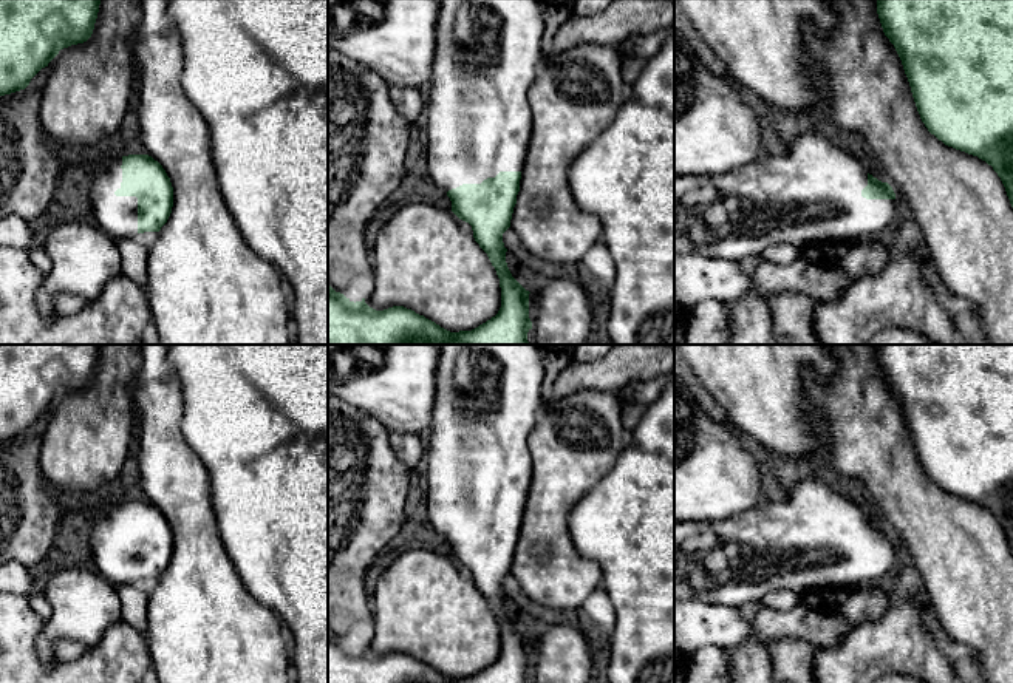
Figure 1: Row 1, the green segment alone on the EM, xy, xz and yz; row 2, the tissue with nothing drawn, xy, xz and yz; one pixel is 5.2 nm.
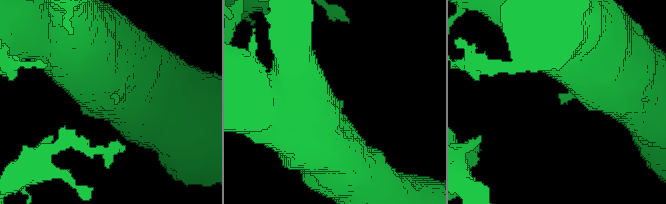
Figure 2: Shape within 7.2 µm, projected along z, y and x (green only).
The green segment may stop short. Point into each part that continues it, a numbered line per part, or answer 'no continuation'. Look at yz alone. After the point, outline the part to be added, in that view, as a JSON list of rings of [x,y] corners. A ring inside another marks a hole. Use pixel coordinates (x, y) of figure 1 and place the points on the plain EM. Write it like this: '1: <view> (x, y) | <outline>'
1: yz (812, 540) | [[[817,477],[798,479],[789,496],[784,501],[759,501],[753,508],[736,513],[724,521],[685,521],[674,524],[674,600],[688,601],[696,600],[708,604],[721,604],[739,607],[742,604],[756,603],[775,590],[792,590],[801,596],[806,590],[812,589],[838,589],[852,586],[875,584],[886,572],[897,566],[895,545],[866,545],[861,536],[868,532],[868,516],[861,505],[834,491],[827,484]]]

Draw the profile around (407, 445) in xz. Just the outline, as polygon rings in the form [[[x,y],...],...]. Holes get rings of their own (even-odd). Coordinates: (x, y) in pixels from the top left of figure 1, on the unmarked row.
[[[390,433],[390,442],[402,464],[414,470],[425,450],[416,433]]]

